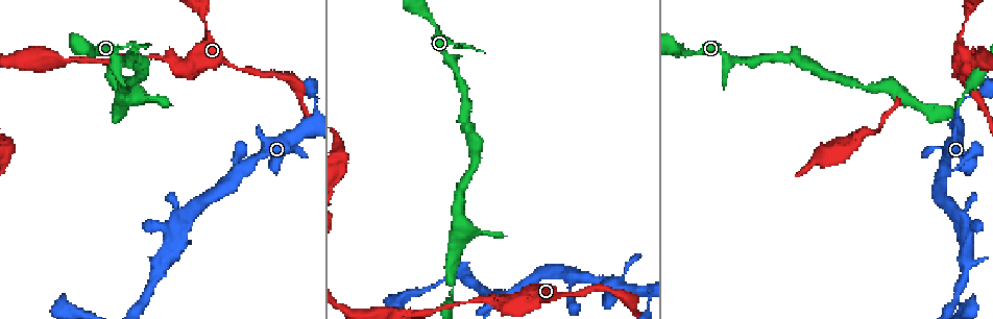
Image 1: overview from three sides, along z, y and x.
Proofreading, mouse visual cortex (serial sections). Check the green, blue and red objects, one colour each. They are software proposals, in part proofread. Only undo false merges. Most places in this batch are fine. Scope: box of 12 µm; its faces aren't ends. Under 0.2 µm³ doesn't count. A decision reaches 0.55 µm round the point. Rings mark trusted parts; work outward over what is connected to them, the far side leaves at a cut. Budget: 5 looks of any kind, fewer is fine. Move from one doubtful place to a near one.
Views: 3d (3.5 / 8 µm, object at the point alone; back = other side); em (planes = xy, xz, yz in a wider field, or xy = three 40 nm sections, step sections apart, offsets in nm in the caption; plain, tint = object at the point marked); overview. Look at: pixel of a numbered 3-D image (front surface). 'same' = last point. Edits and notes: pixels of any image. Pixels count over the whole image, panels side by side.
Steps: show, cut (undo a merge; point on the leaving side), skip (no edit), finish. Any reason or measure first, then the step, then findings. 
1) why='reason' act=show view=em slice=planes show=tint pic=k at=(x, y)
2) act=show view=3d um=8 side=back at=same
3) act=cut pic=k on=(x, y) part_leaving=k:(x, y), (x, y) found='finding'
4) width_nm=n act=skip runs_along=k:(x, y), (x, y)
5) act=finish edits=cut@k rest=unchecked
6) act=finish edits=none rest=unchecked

why='a narrow waist' act=show view=3d um=3.5 pic=1 at=(538, 294)

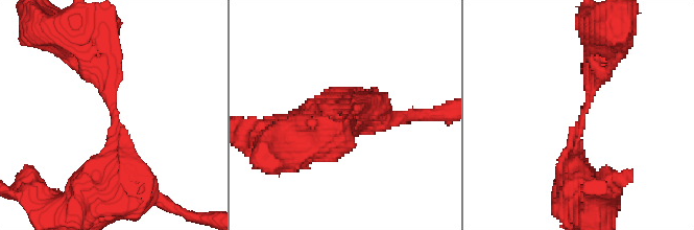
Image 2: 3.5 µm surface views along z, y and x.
arm_widths_nm=250,300 why='shape alone is not enough' act=show view=em slice=xy step=1 show=tint pic=2 at=(585, 103)

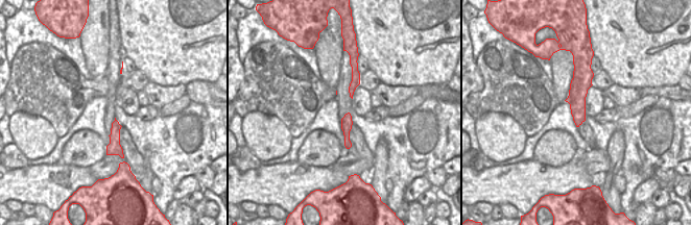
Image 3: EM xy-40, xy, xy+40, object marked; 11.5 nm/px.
act=show view=em slice=planes show=tint at=same

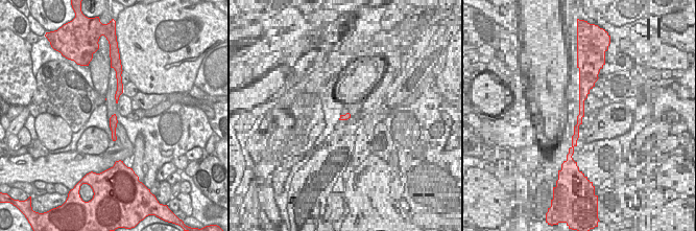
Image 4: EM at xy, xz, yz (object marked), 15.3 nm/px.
act=skip runs_along=2:(571, 173), (595, 53), (605, 38) found='continuous, no second cell'

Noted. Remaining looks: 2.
why='a narrow waist' act=show view=3d um=8 pic=1 at=(573, 295)

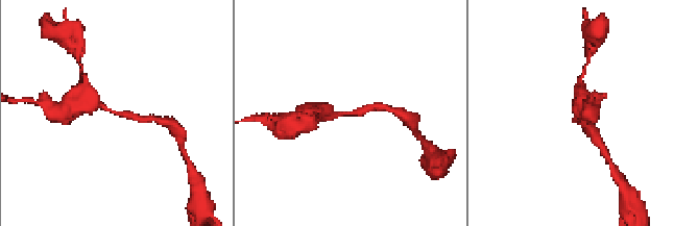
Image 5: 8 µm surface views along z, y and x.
arm_widths_nm=250,400 why='need the tissue' act=show view=em slice=xy step=2 show=tint pic=5 at=(113, 111)

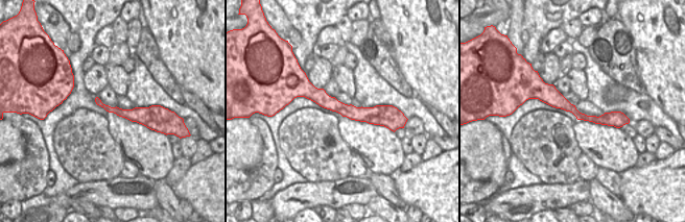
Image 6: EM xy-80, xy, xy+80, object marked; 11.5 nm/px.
width_nm=170 act=skip runs_along=6:(301, 92), (356, 114), (387, 115) found='continuous, no second cell'

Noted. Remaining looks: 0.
act=finish edits=none rest=unchecked

